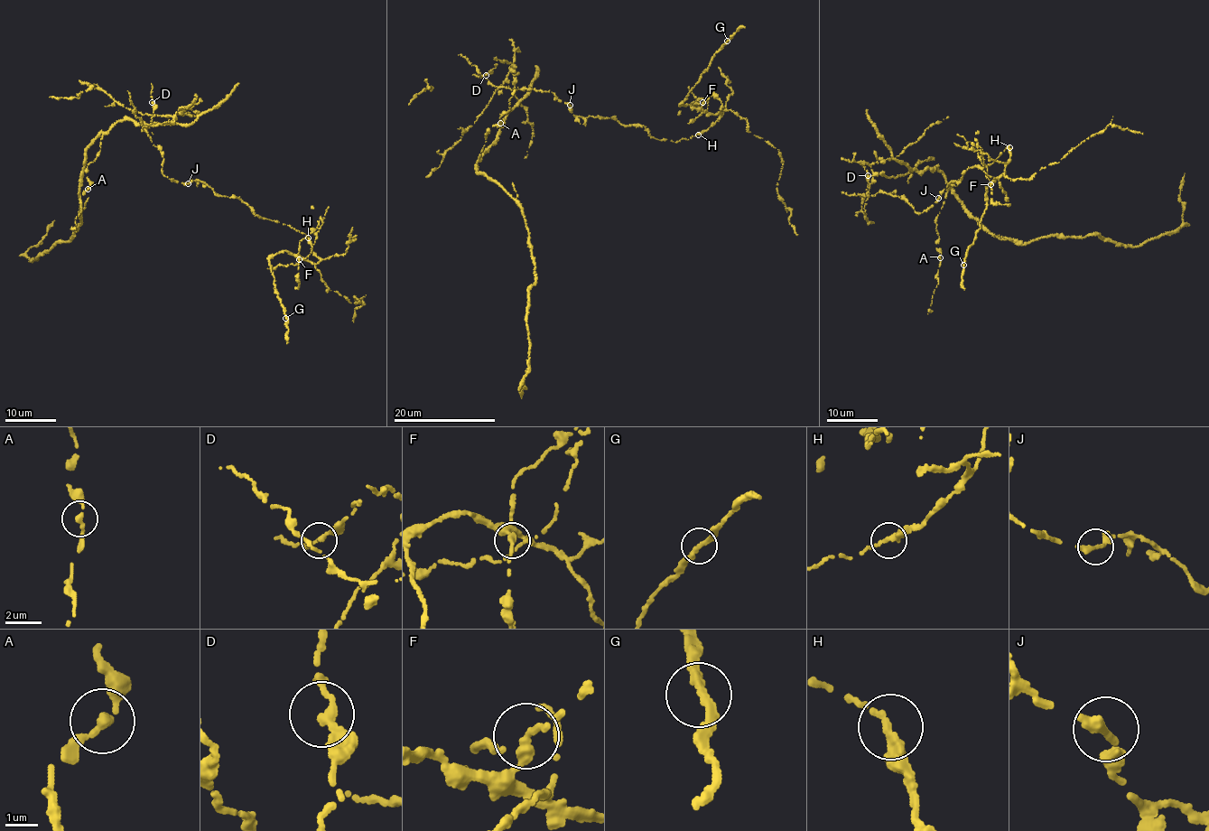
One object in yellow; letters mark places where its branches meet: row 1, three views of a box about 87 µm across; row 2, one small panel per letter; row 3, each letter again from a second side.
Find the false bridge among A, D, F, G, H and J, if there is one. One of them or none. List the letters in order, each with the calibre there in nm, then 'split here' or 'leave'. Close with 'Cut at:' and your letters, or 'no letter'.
A: 240 nm | leave
D: 240 nm | leave
F: 280 nm | split here
G: 280 nm | leave
H: 300 nm | leave
J: 280 nm | leave
Cut at: F

